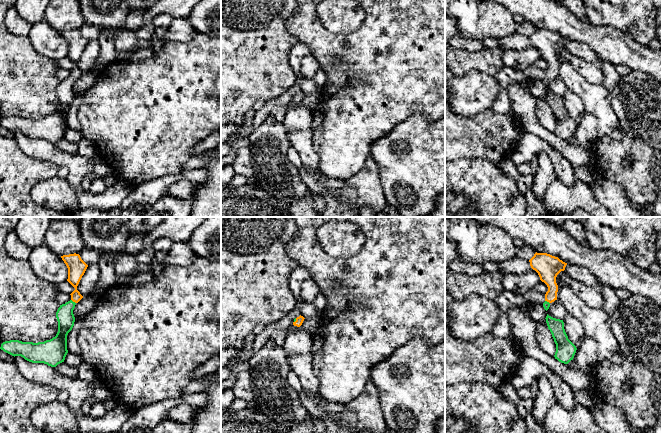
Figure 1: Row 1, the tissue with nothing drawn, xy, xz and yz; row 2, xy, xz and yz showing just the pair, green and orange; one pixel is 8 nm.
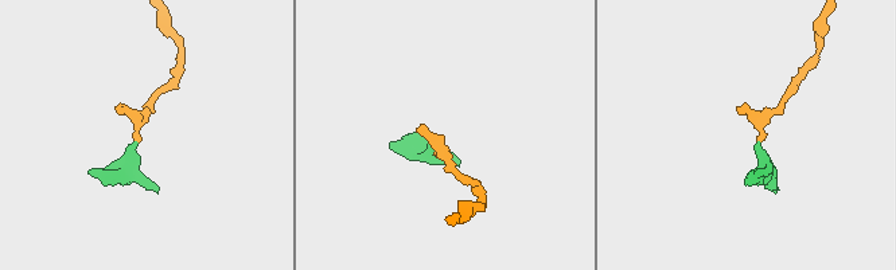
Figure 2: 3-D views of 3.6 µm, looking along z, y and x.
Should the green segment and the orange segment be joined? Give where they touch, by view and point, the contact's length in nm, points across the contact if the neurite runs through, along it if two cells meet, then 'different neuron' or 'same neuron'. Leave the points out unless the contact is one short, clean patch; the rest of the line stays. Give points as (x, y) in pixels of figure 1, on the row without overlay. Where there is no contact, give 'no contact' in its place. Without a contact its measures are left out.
meets green in xy at (72, 77); contact 50 nm long; runs through xy (65, 93), (65, 87), (72, 77), (75, 46); same neuron

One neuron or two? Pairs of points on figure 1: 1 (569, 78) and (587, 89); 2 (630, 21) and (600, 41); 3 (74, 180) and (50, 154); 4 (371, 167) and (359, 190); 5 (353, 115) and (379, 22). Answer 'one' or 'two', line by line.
1: one
2: two
3: one
4: one
5: one

